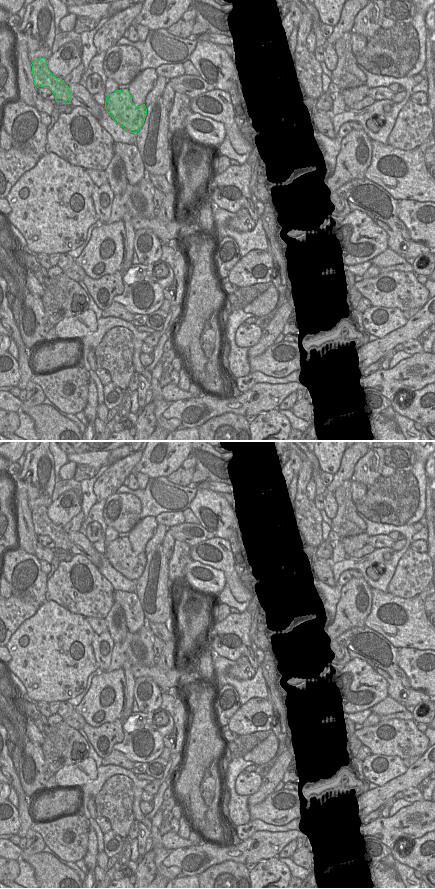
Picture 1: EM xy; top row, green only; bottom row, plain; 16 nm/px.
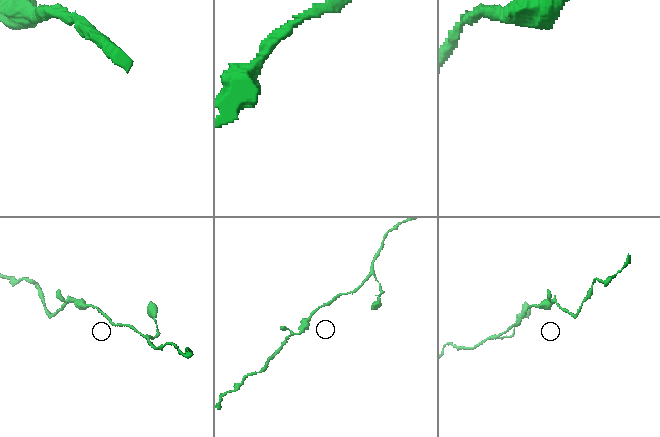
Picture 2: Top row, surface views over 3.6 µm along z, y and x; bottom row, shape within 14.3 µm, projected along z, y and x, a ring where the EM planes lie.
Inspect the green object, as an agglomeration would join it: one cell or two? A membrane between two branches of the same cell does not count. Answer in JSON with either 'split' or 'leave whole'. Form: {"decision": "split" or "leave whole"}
{"decision": "leave whole"}

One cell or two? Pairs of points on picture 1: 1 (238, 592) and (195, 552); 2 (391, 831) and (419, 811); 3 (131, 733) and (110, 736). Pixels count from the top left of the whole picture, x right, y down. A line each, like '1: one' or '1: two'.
1: one
2: one
3: two

